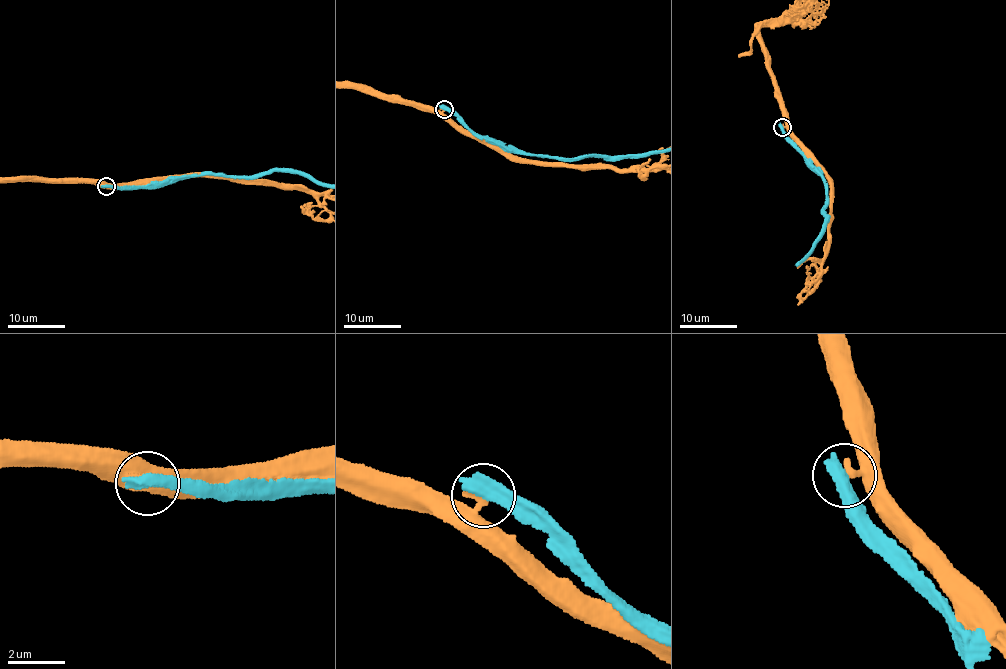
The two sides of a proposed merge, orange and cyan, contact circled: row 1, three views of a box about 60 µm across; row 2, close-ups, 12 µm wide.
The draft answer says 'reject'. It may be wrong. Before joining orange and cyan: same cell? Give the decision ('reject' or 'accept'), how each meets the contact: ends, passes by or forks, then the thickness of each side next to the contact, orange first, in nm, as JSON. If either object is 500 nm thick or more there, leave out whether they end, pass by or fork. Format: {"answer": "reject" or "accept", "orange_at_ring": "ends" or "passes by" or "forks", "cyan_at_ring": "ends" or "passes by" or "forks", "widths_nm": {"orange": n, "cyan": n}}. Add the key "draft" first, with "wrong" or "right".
{"draft": "right", "answer": "reject", "widths_nm": {"orange": 380, "cyan": 550}}

